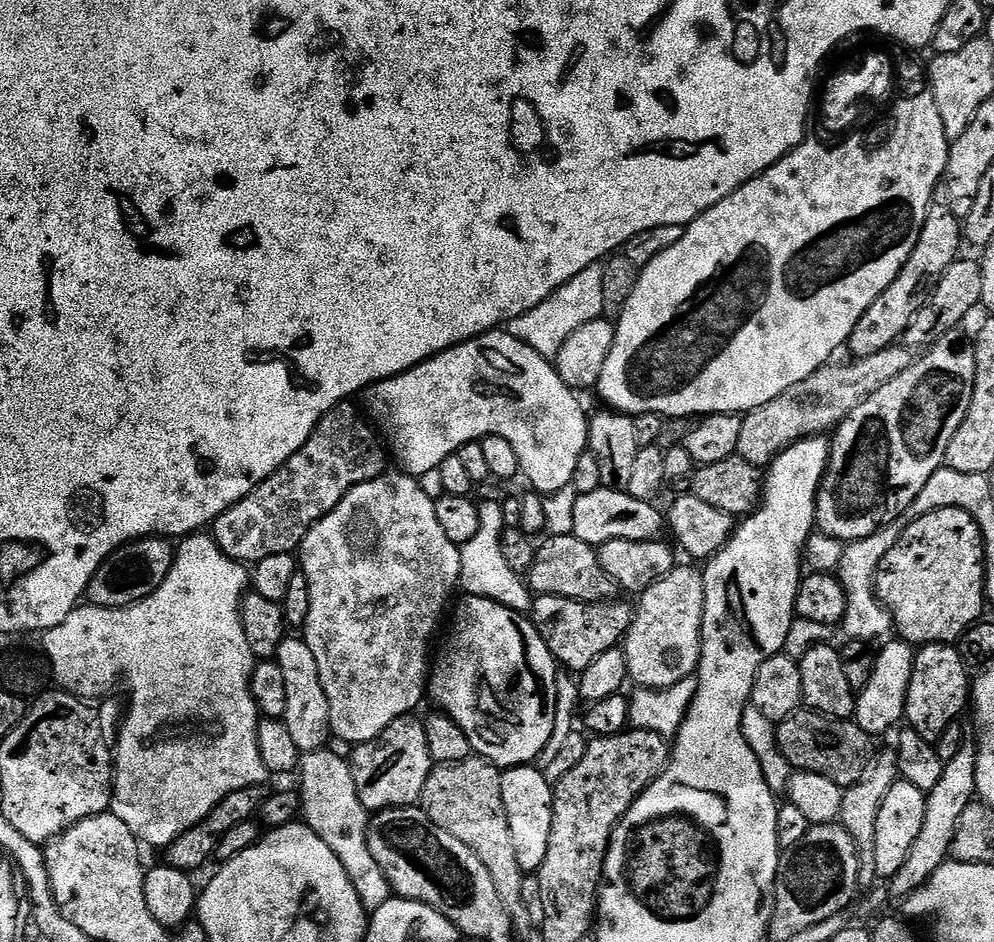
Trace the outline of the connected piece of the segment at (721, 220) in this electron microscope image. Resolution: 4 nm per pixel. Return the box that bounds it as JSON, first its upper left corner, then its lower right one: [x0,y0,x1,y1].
[595,94,950,418]

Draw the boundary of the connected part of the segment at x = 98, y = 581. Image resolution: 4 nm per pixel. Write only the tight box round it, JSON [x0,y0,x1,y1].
[86,536,176,608]

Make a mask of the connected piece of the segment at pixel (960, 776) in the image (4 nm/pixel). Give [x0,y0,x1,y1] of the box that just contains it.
[890,746,976,897]

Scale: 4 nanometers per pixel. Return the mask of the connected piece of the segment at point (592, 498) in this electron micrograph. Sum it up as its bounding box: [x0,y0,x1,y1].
[571,486,666,546]

